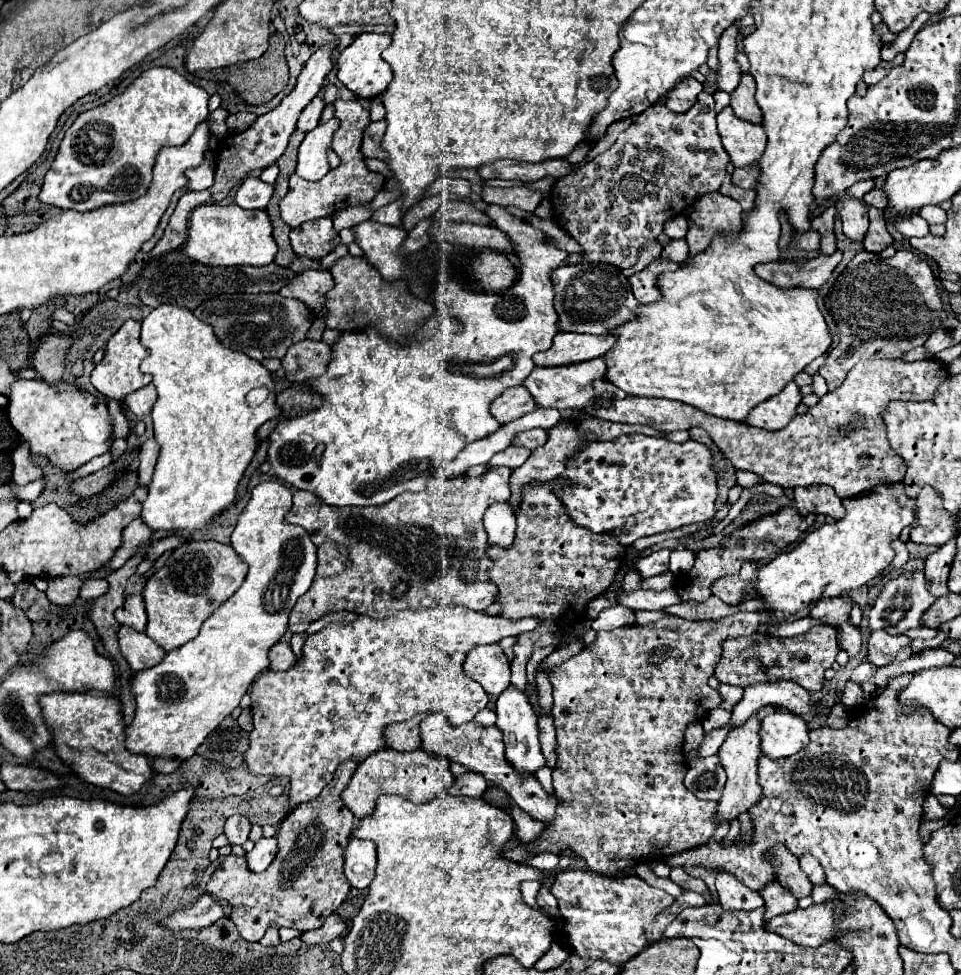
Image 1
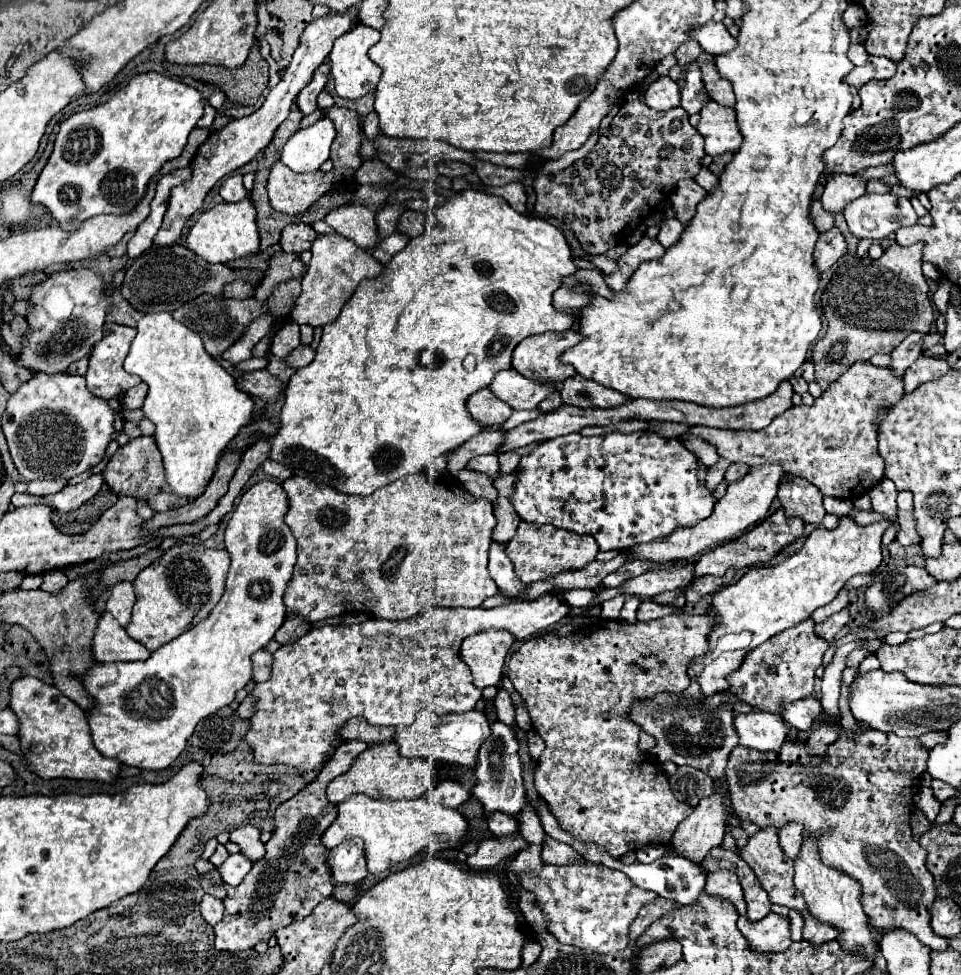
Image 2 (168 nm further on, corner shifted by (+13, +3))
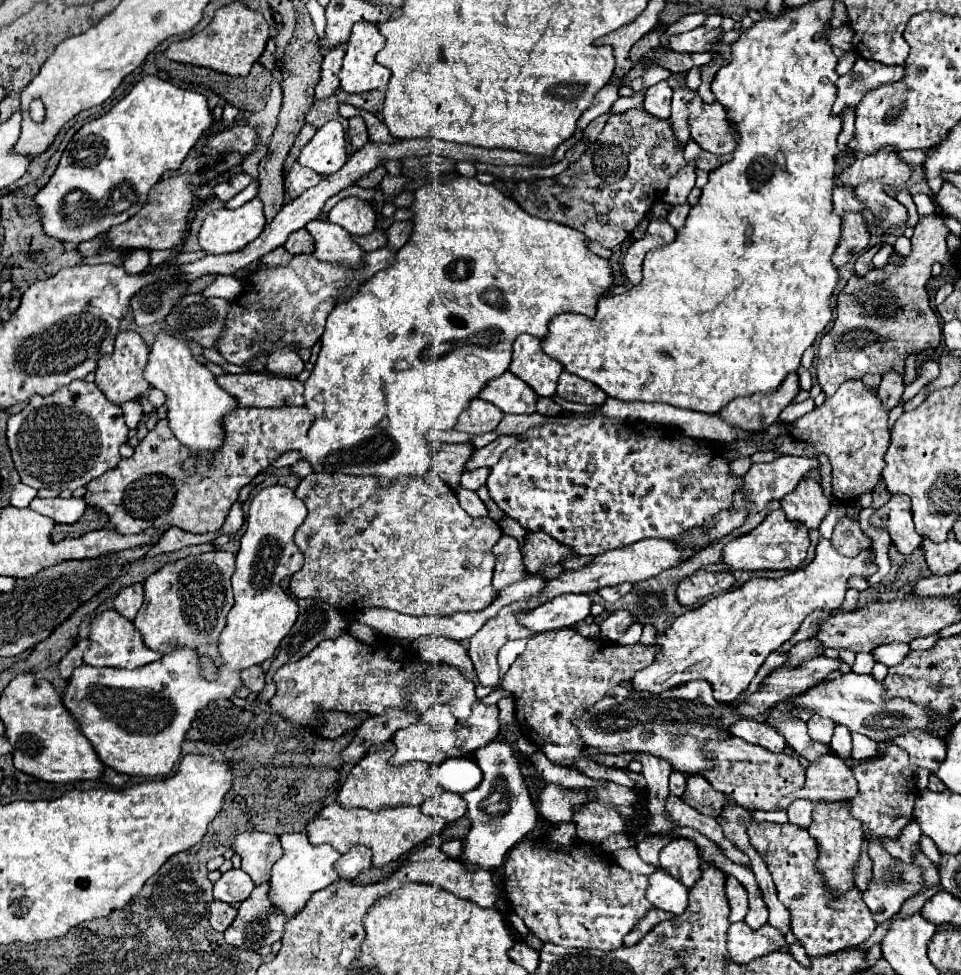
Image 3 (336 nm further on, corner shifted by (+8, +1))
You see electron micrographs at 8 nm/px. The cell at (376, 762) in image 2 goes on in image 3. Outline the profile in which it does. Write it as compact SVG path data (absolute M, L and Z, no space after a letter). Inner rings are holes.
M380 750L366 754L348 774L344 784L340 786L336 800L344 808L368 808L378 812L388 806L420 806L424 800L444 792L440 782L436 780L436 766L428 766L424 762L412 762L404 766L390 766L388 758L392 750Z

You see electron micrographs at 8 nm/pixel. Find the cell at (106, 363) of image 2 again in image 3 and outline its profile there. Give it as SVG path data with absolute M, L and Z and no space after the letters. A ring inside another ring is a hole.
M120 332L118 338L116 338L114 352L98 362L96 386L106 394L106 398L110 402L124 404L128 400L138 400L150 388L150 384L144 378L144 366L146 364L148 364L148 348L146 348L144 340L140 338L140 334Z

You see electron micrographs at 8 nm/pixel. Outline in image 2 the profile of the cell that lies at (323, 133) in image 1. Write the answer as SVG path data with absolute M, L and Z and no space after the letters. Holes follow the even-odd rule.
M321 118L309 128L297 130L281 150L281 162L293 172L315 172L329 158L329 148L335 138L335 124Z

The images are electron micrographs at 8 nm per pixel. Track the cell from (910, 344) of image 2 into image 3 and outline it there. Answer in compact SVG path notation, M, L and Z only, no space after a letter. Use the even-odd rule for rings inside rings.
M894 370L886 372L882 376L880 386L878 386L878 398L880 398L880 402L884 402L884 408L892 410L900 402L902 392L904 392L904 380L902 380L902 376L896 374Z

